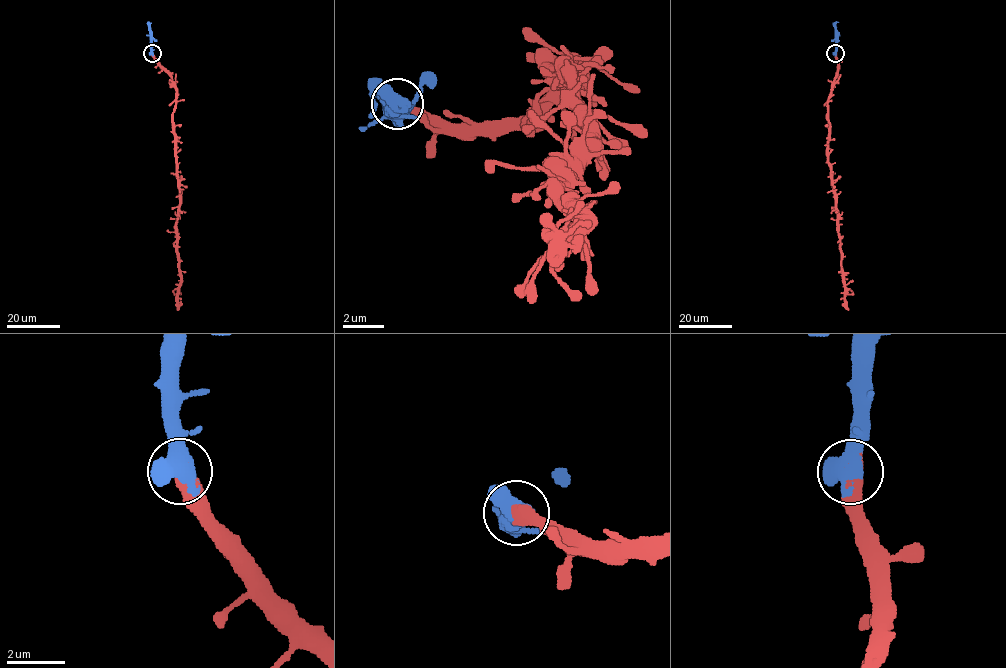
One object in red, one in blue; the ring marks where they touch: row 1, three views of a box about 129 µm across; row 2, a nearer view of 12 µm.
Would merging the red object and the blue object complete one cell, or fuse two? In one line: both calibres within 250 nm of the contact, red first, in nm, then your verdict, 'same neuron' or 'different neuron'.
650 nm thick on the red side, 550 nm on the other; same neuron

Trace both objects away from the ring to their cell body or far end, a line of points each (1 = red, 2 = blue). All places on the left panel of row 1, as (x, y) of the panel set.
1: (152, 54), (170, 76), (176, 90), (173, 128), (179, 188), (176, 225), (180, 276), (177, 310)
2: (152, 54), (151, 30), (147, 22)

